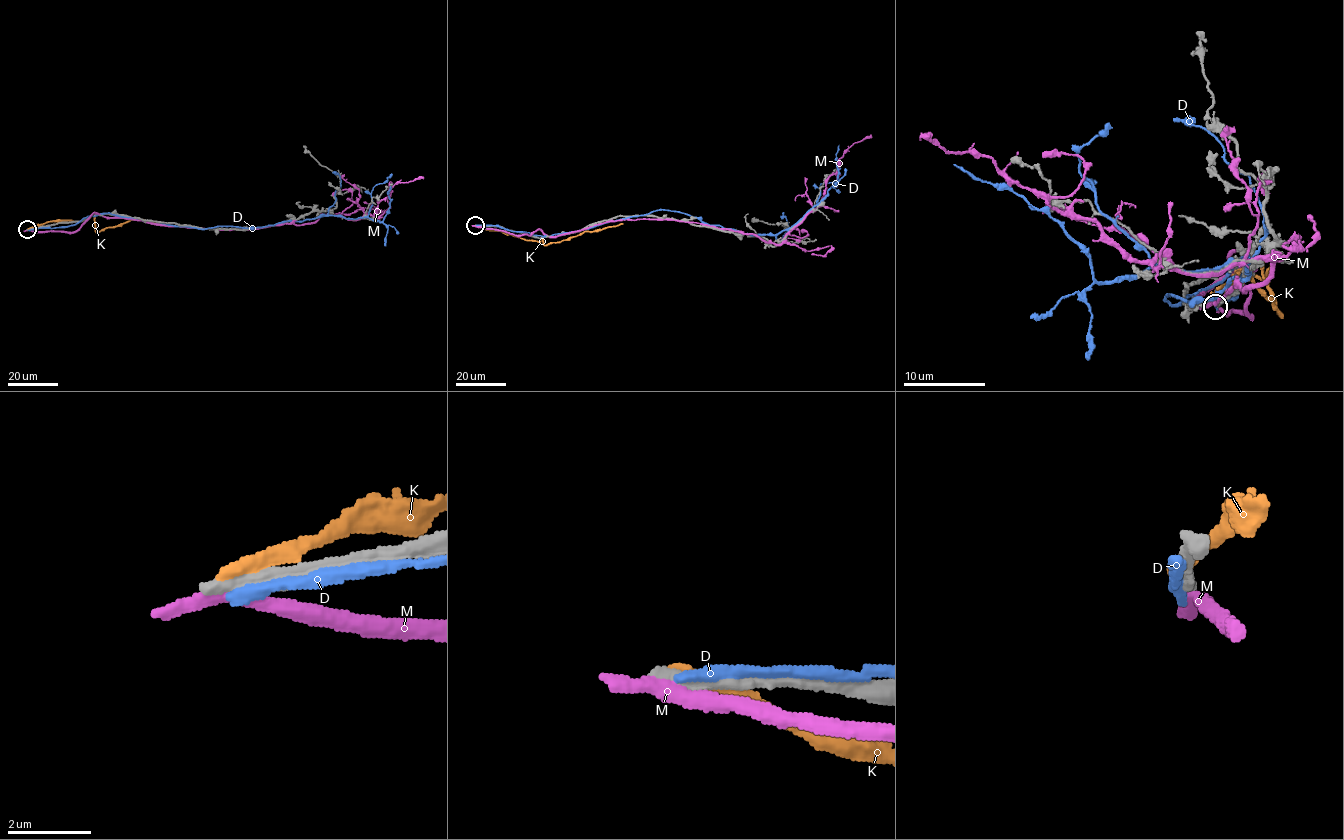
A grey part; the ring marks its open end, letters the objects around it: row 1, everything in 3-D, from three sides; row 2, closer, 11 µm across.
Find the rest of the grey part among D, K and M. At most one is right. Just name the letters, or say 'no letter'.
no letter

